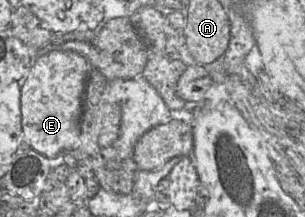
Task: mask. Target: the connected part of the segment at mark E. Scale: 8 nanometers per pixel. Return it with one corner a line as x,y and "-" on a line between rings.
52,50
39,55
21,87
22,134
31,148
47,158
56,158
80,145
80,119
85,84
91,69
88,60
72,51

